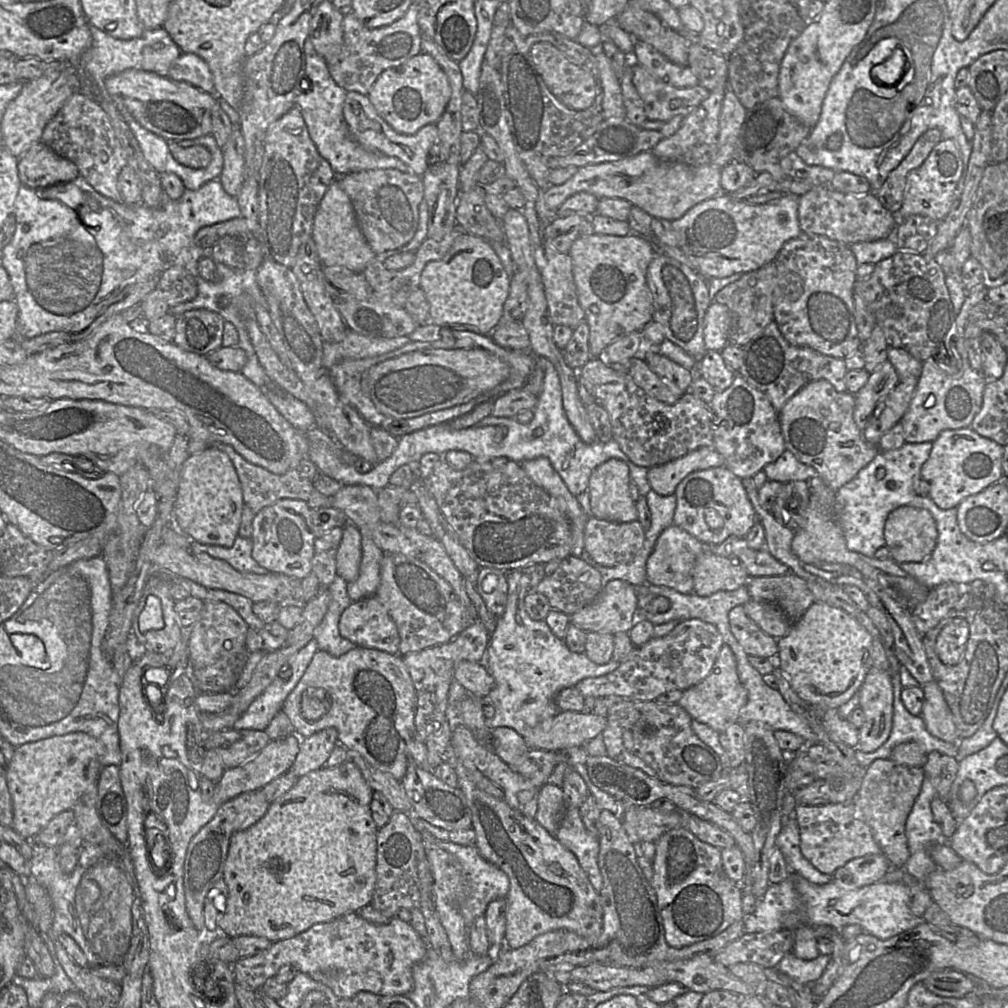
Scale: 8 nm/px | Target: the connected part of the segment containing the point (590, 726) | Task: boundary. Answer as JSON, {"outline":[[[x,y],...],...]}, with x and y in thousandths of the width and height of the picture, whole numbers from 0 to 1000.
{"outline":[[[560,705],[524,724],[519,731],[526,743],[560,745],[575,741],[598,727],[602,711],[587,707]]]}

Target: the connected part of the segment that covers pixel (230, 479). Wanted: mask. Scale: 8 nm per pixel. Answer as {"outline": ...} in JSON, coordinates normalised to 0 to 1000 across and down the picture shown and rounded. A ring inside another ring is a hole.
{"outline":[[[213,442],[183,457],[172,503],[172,520],[188,536],[228,544],[238,523],[242,497],[239,480],[227,453]]]}

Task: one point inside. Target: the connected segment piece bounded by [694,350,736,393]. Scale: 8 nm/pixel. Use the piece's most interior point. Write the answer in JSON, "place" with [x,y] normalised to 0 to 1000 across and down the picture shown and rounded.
{"place":[706,365]}

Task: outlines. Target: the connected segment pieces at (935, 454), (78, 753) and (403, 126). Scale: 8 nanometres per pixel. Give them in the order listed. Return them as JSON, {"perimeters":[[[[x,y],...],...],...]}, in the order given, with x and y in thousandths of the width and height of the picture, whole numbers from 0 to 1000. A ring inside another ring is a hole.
{"perimeters":[[[[962,423],[936,427],[925,439],[921,456],[913,471],[922,483],[921,492],[936,506],[949,503],[952,498],[996,475],[995,442],[968,430]]],[[[83,726],[52,730],[16,741],[5,761],[13,801],[11,821],[30,833],[57,808],[71,803],[87,780],[96,776],[102,762],[99,751],[99,737]]],[[[418,51],[402,63],[381,69],[364,96],[375,114],[393,131],[411,134],[420,125],[433,122],[438,117],[447,96],[447,86],[433,60]]]]}

